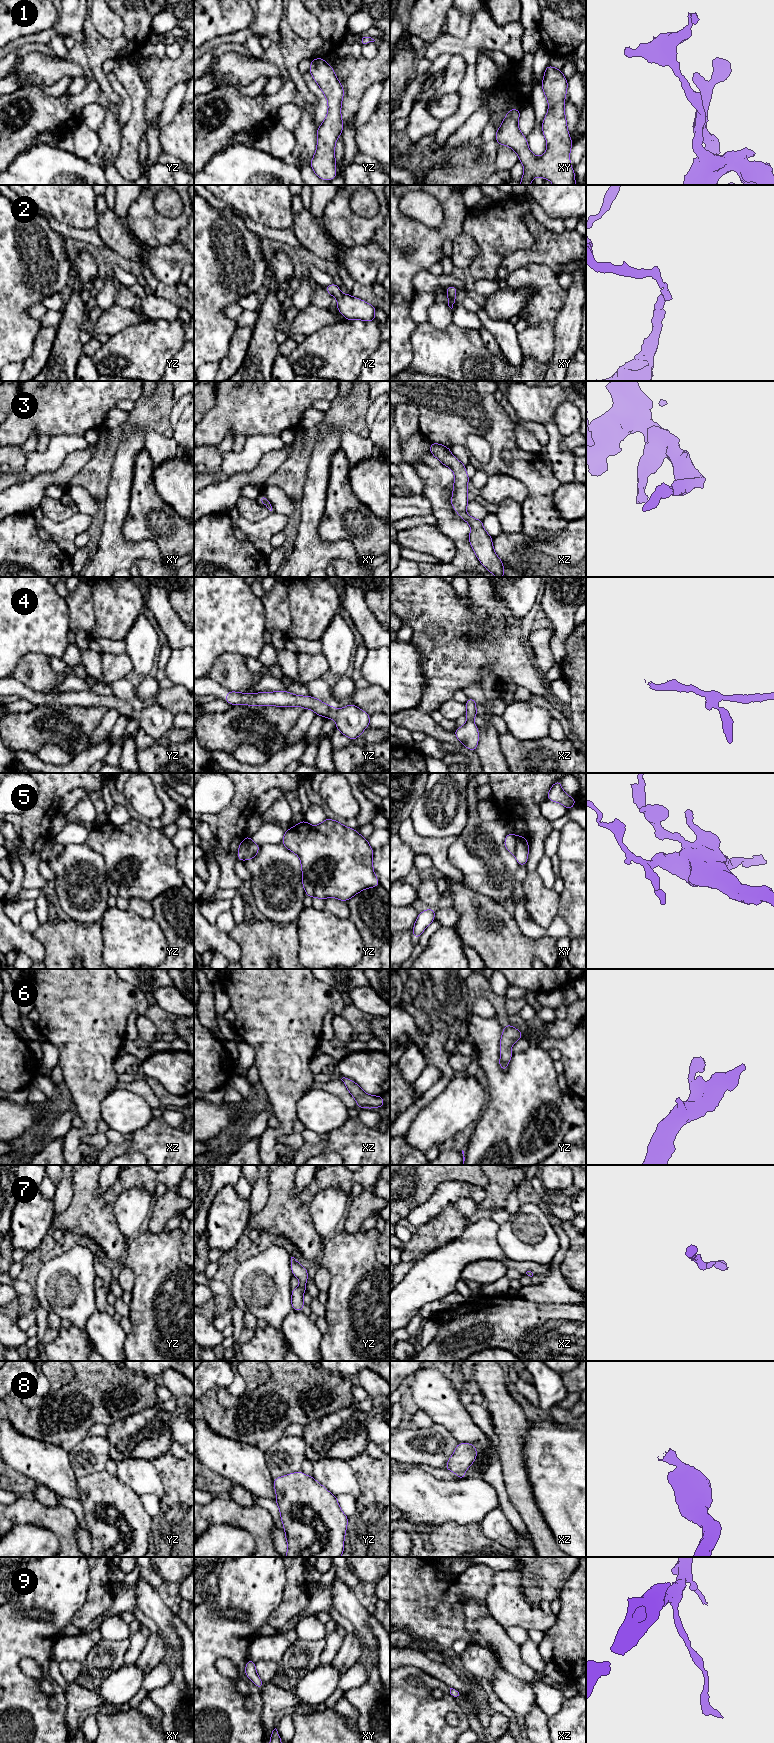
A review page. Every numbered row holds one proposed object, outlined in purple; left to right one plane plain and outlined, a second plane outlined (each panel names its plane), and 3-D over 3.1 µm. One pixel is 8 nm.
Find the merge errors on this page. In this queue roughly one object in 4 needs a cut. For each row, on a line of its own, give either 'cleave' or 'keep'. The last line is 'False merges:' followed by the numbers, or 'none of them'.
1: keep
2: keep
3: keep
4: keep
5: cleave
6: keep
7: keep
8: keep
9: keep
False merges: 5

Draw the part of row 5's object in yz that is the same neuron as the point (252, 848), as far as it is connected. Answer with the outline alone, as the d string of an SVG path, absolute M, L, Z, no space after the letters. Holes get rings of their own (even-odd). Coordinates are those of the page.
M251 840L247 845L247 852L244 860L248 861L250 859L253 859L258 853L259 847L260 847L260 844L256 844Z

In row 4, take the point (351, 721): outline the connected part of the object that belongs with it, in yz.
M228 690L225 701L231 705L300 706L303 709L311 709L316 715L326 717L327 719L335 719L336 729L350 740L358 738L370 724L370 715L354 704L349 704L336 710L334 706L326 705L312 696L294 695L288 691L246 694Z

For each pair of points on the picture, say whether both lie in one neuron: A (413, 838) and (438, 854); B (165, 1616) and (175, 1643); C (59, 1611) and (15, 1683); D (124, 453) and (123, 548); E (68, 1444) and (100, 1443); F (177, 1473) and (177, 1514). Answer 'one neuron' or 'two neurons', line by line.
A: one neuron
B: one neuron
C: one neuron
D: one neuron
E: two neurons
F: one neuron

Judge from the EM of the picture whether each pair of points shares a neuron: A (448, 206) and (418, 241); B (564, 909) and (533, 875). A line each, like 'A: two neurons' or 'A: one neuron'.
A: one neuron
B: two neurons

